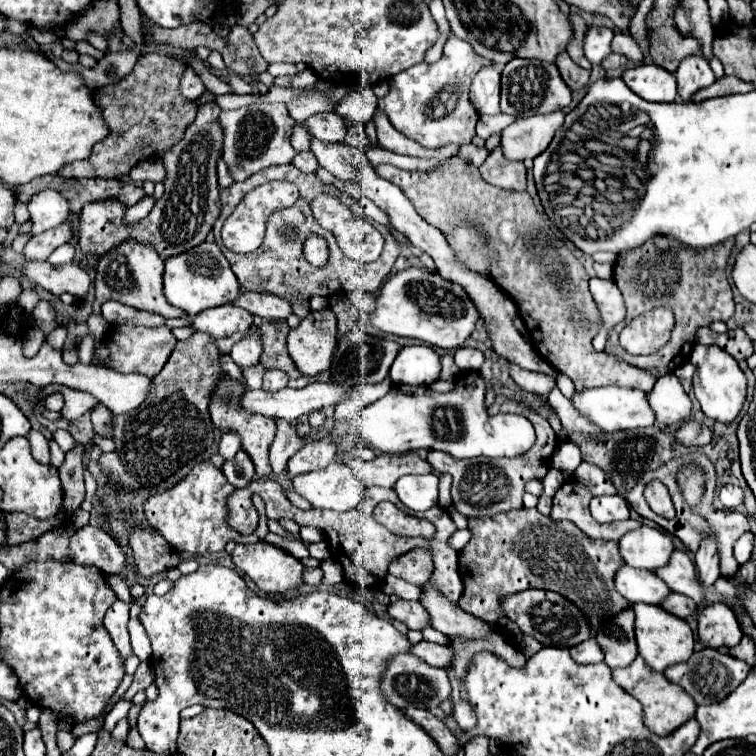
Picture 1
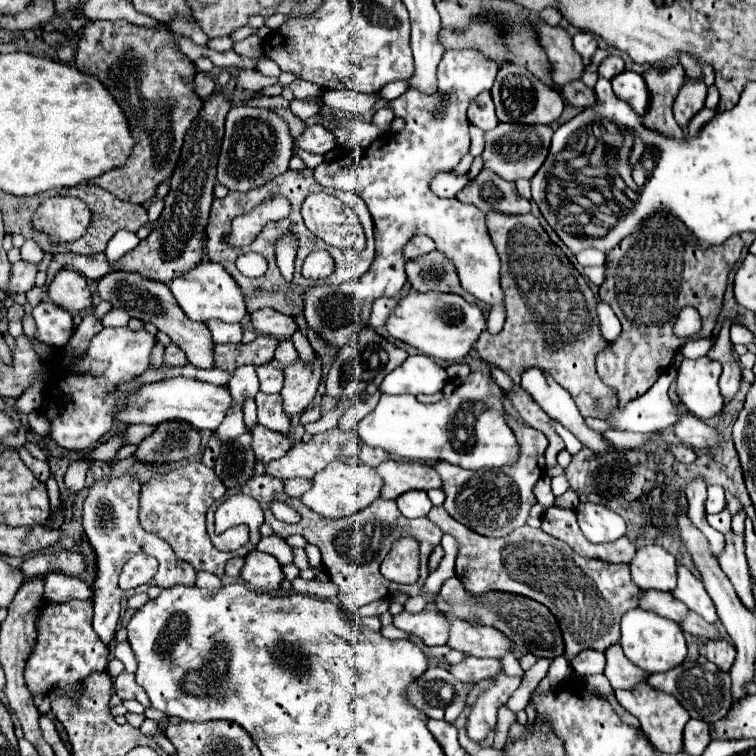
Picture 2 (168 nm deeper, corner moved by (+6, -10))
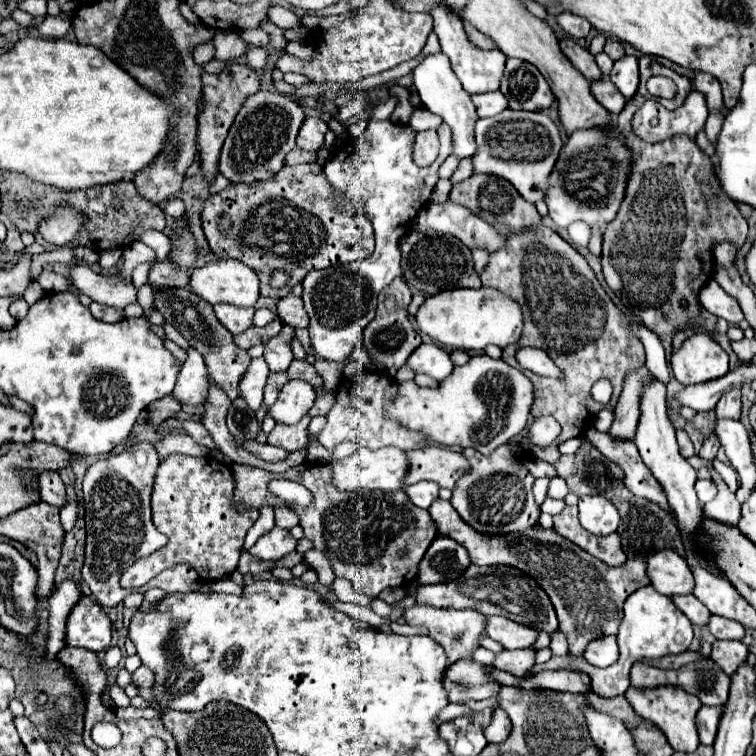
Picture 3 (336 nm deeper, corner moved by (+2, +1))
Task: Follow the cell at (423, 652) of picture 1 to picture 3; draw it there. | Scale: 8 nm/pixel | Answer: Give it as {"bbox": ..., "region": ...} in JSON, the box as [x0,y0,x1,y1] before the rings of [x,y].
{"bbox":[494,649,534,677],"region":[[[504,649],[494,659],[494,667],[508,671],[514,677],[524,677],[532,665],[534,665],[534,651],[532,649],[518,649],[518,651]]]}

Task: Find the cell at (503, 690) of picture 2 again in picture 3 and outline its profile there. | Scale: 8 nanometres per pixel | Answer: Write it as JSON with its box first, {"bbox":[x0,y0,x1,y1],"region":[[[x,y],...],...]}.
{"bbox":[484,707,512,743],"region":[[[498,707],[498,709],[494,709],[494,713],[492,713],[490,725],[484,729],[484,735],[486,735],[488,743],[500,743],[500,741],[504,741],[504,739],[508,737],[510,727],[512,727],[512,725],[510,725],[510,717]]]}

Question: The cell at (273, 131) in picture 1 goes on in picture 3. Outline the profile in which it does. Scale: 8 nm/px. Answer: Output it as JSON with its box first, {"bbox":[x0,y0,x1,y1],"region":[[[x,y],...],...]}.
{"bbox":[218,91,304,183],"region":[[[258,91],[246,99],[236,115],[222,147],[218,169],[232,183],[252,183],[272,177],[284,167],[284,157],[296,147],[296,135],[304,121],[302,107],[288,95]]]}

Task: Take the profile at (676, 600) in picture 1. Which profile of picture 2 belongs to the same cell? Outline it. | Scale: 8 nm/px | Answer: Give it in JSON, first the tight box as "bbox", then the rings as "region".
{"bbox":[680,612,722,640],"region":[[[690,612],[680,626],[682,626],[684,632],[690,632],[692,636],[696,636],[700,640],[718,640],[718,638],[722,638],[714,624],[708,624],[706,620],[702,620],[702,616],[698,616],[694,612]]]}

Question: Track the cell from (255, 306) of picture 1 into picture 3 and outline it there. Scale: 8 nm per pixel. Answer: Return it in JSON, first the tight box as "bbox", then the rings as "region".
{"bbox":[276,293,308,327],"region":[[[292,293],[288,297],[278,301],[276,315],[278,315],[278,319],[284,325],[290,325],[290,327],[308,327],[308,315],[304,311],[302,299],[294,297]]]}

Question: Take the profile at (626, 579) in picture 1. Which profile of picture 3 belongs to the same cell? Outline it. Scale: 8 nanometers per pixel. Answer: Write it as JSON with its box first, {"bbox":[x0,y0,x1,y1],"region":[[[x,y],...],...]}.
{"bbox":[672,595,708,625],"region":[[[676,595],[672,597],[676,607],[694,623],[694,625],[706,625],[708,623],[708,609],[694,597],[694,595]]]}

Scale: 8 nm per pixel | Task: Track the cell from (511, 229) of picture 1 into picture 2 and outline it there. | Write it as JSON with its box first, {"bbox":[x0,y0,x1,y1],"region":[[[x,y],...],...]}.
{"bbox":[476,212,618,478],"region":[[[490,212],[486,216],[486,226],[502,262],[500,284],[504,290],[506,322],[500,334],[482,334],[476,342],[476,350],[484,360],[494,362],[504,372],[508,372],[514,382],[514,388],[508,394],[510,404],[518,410],[528,426],[542,430],[548,436],[550,446],[546,450],[546,474],[554,478],[564,472],[556,464],[556,454],[564,450],[564,442],[554,432],[552,418],[544,414],[544,410],[532,400],[532,396],[528,396],[526,390],[522,390],[518,376],[522,374],[522,370],[538,366],[550,372],[556,382],[572,394],[584,418],[608,418],[608,412],[612,412],[612,408],[616,408],[618,404],[618,396],[600,380],[594,366],[598,352],[602,352],[604,344],[608,344],[600,332],[596,296],[590,290],[586,278],[548,238],[546,230],[532,214],[506,216]]]}

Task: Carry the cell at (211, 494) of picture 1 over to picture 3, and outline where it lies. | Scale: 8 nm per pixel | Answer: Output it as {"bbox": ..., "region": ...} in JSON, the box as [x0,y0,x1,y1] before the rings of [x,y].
{"bbox":[120,453,259,589],"region":[[[172,453],[166,459],[162,459],[158,465],[156,481],[154,481],[154,489],[152,489],[152,521],[160,533],[166,533],[168,543],[152,555],[136,560],[132,567],[128,567],[122,573],[120,585],[126,589],[142,587],[152,577],[156,577],[160,571],[164,571],[176,563],[190,563],[198,571],[202,583],[208,583],[222,575],[234,573],[234,569],[238,565],[240,549],[244,545],[244,537],[246,537],[248,529],[254,525],[254,521],[258,519],[259,509],[244,507],[244,509],[236,511],[236,507],[232,507],[232,489],[234,489],[232,469],[226,463],[222,465],[210,457],[190,457],[190,455],[180,455],[180,453]]]}

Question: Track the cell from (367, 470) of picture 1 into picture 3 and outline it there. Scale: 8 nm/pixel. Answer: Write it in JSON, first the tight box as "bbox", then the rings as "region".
{"bbox":[404,447,468,489],"region":[[[422,447],[406,451],[408,473],[404,477],[406,485],[418,481],[434,481],[440,487],[452,489],[460,473],[468,471],[468,463],[462,453],[450,451],[446,447]]]}

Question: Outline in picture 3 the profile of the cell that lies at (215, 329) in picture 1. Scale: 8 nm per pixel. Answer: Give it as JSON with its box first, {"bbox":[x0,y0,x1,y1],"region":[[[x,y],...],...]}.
{"bbox":[214,305,254,333],"region":[[[216,305],[214,313],[218,317],[218,321],[232,333],[242,333],[244,329],[248,329],[252,325],[252,315],[254,309],[236,309],[234,305]]]}

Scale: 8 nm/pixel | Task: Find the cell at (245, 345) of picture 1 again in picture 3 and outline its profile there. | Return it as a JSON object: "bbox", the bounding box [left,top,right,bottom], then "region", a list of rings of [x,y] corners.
{"bbox":[240,357,268,411],"region":[[[262,357],[258,359],[252,359],[246,373],[242,375],[240,379],[240,397],[246,401],[246,405],[252,409],[252,411],[258,411],[260,405],[262,405],[262,391],[264,391],[264,385],[266,385],[266,379],[268,379],[268,365]]]}

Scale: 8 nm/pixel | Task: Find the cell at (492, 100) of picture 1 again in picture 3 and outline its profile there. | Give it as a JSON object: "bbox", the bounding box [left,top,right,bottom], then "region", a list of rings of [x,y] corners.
{"bbox":[472,91,508,117],"region":[[[500,91],[472,95],[472,101],[474,101],[480,117],[494,117],[494,115],[502,113],[504,109],[508,109],[508,101]]]}

